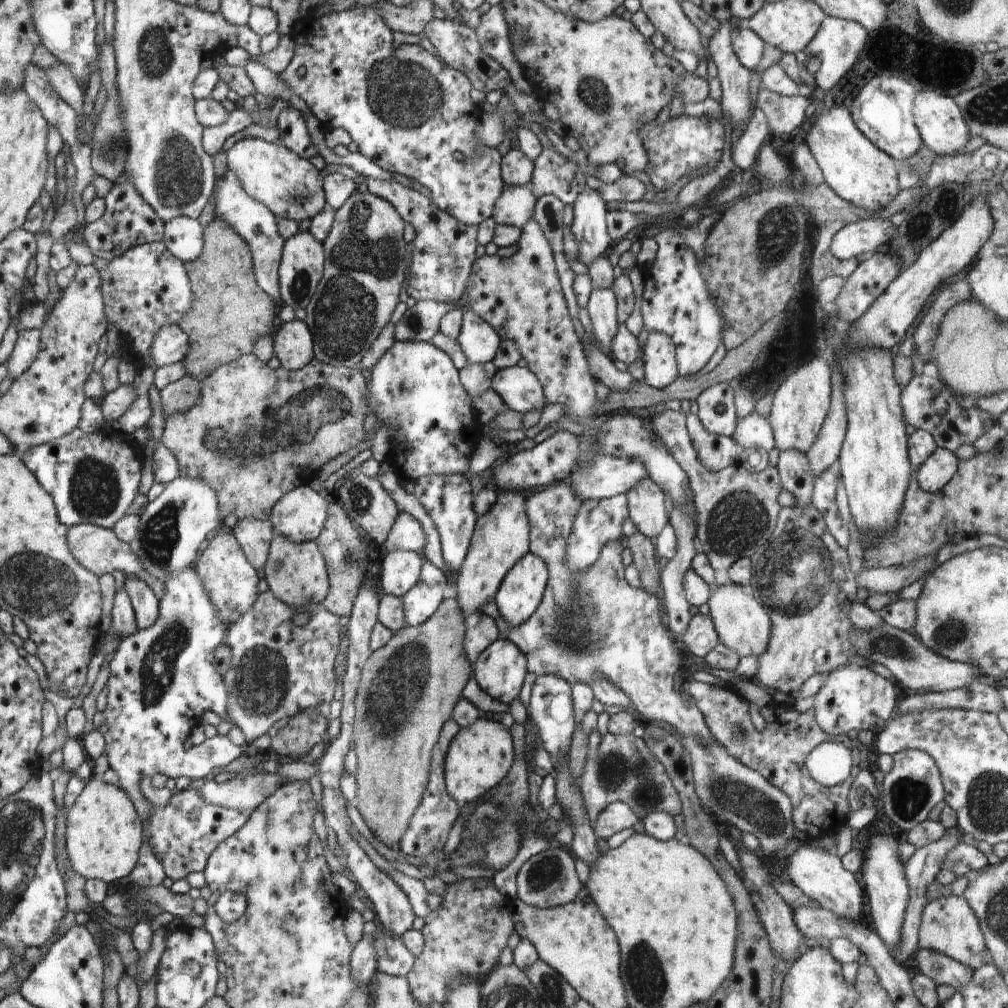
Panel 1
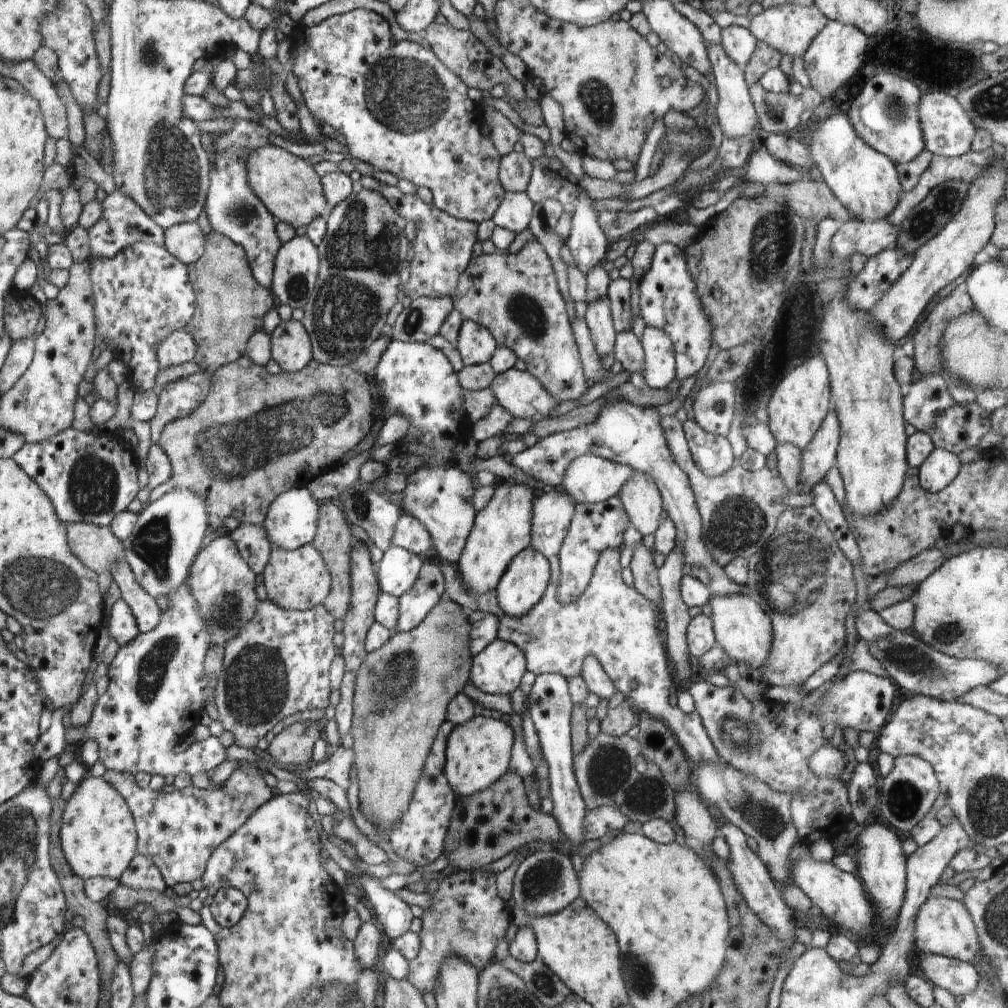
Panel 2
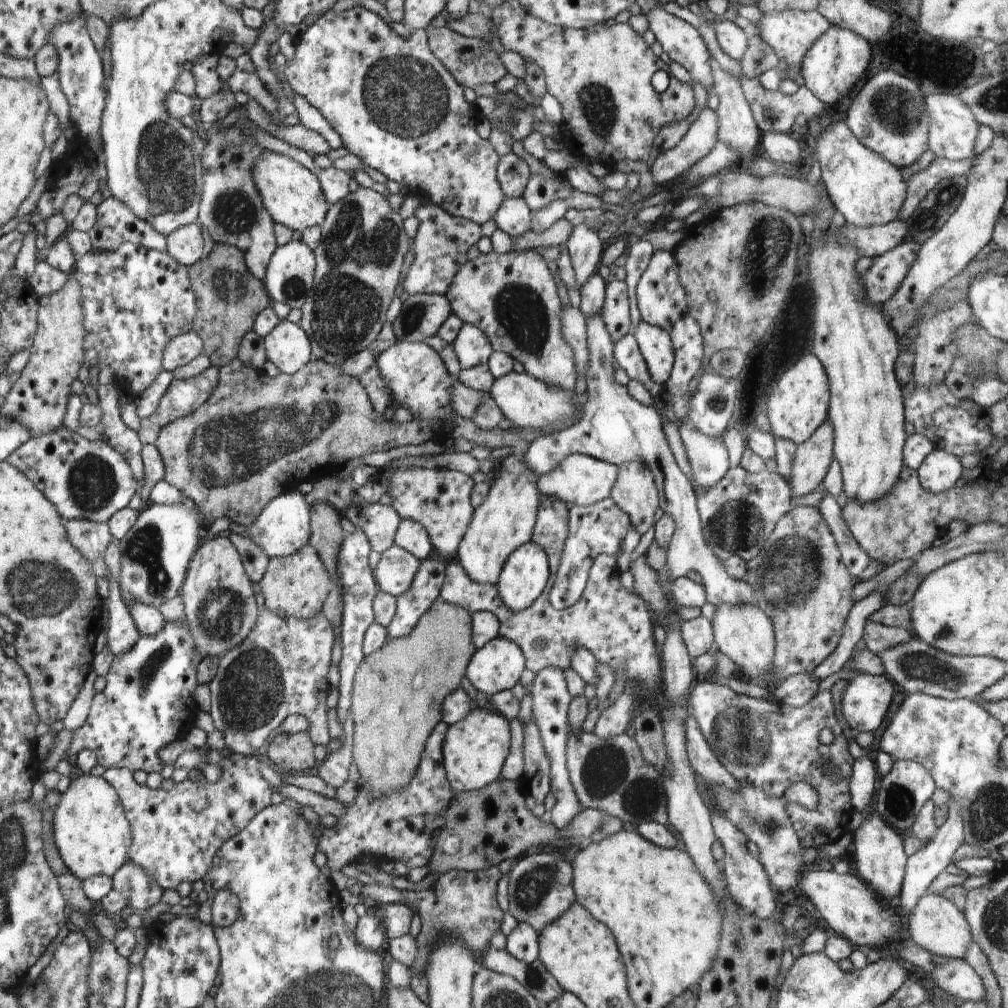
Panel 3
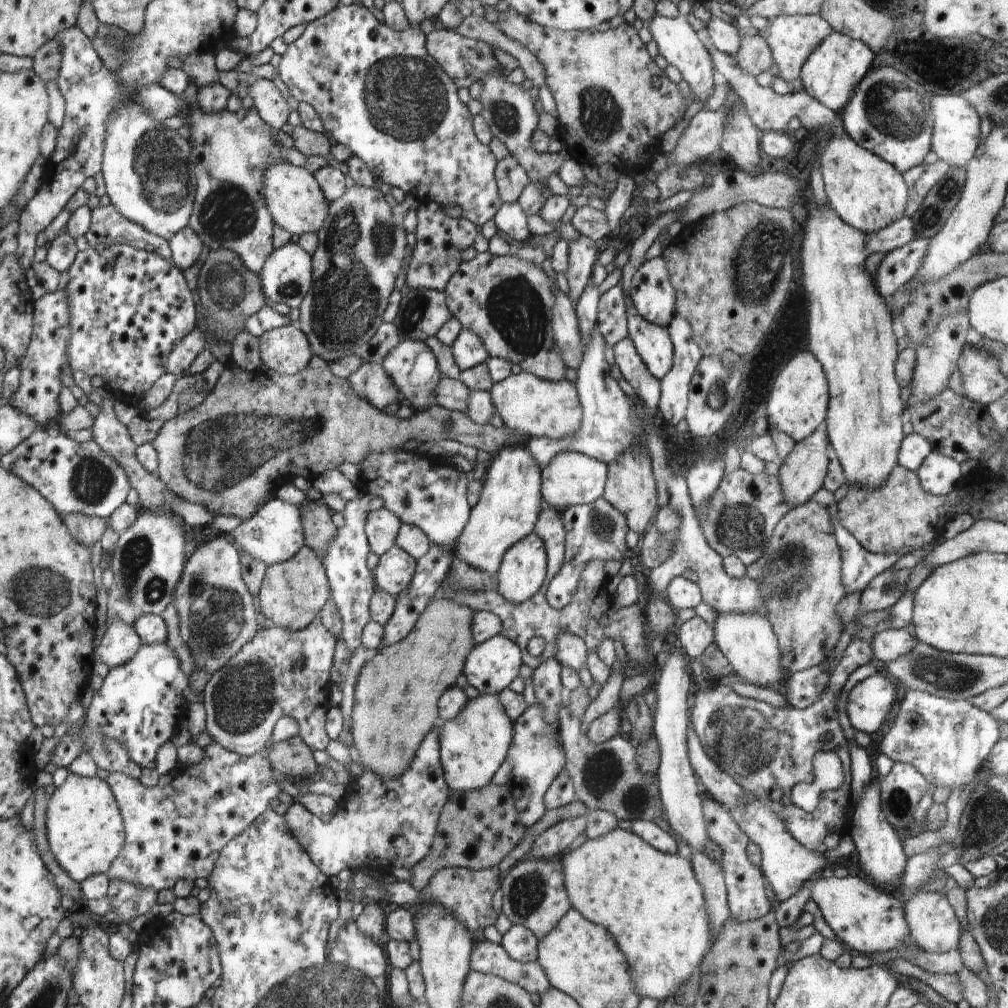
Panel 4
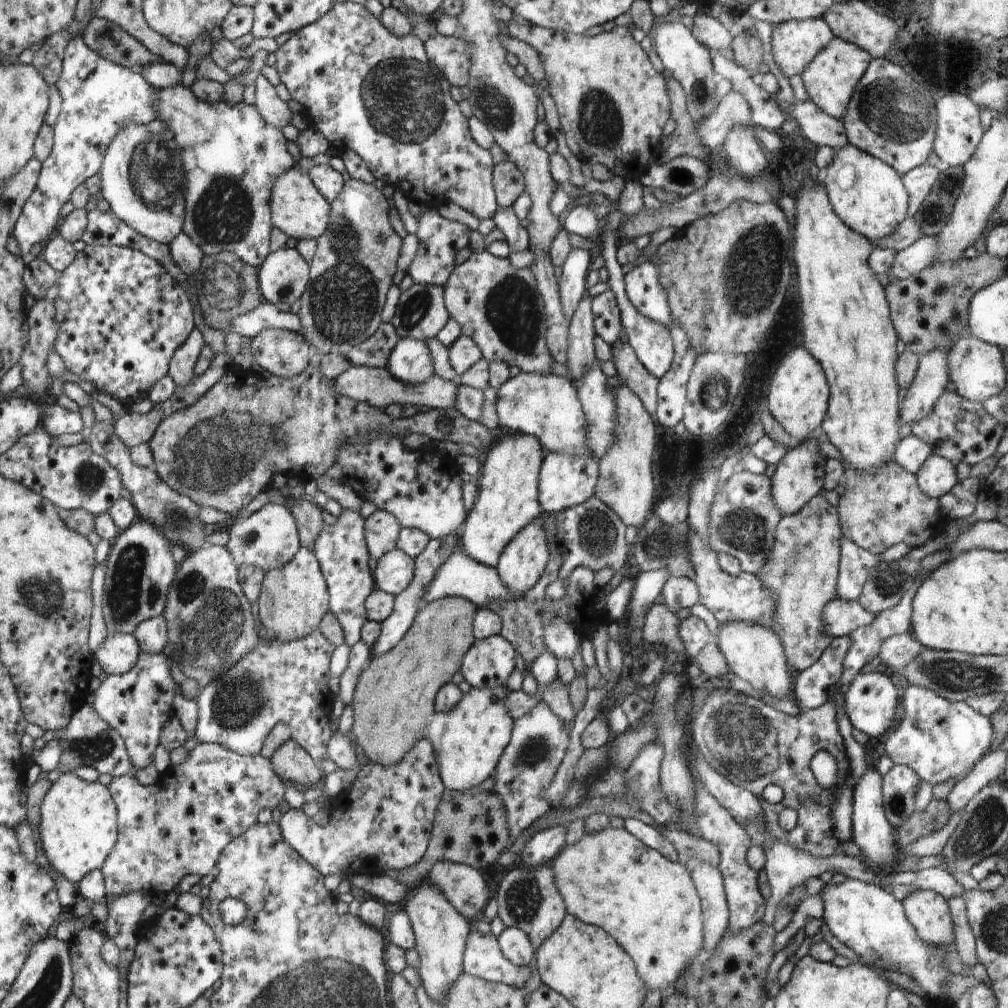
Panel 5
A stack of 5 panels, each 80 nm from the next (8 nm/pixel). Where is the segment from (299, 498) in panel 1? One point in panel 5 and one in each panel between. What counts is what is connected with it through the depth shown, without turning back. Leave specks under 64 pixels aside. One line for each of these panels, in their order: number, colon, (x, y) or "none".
2: (292, 521)
3: (284, 526)
4: (275, 534)
5: (268, 539)

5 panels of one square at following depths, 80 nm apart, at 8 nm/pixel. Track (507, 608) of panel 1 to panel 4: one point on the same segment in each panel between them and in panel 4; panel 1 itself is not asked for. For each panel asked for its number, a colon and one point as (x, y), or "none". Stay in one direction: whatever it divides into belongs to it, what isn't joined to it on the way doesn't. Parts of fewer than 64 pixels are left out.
2: (522, 585)
3: (524, 576)
4: (523, 568)

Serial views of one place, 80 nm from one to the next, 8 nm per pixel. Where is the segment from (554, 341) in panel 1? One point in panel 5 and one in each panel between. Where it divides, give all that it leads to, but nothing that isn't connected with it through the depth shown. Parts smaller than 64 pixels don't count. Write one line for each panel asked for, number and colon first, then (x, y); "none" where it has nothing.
2: (516, 298)
3: (512, 299)
4: (508, 303)
5: (498, 306)

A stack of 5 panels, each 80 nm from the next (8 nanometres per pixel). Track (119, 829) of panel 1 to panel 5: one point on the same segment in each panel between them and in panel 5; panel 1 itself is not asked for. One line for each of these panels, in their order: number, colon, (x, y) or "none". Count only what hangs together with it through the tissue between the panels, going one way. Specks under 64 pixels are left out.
2: (98, 835)
3: (91, 832)
4: (84, 827)
5: (78, 829)

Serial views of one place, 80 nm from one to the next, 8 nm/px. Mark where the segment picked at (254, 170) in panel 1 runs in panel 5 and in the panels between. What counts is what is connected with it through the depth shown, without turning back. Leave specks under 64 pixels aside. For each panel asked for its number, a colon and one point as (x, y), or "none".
2: (288, 185)
3: (294, 197)
4: (296, 200)
5: (299, 210)

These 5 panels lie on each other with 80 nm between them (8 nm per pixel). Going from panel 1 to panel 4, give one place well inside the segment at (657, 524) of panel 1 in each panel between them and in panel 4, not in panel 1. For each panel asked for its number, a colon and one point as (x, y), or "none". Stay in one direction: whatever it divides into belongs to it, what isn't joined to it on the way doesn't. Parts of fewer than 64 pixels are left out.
2: (642, 501)
3: (634, 491)
4: (631, 488)

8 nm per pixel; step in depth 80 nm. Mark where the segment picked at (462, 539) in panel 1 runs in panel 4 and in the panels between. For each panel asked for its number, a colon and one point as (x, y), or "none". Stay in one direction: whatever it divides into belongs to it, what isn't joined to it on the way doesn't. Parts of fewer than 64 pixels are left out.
2: (440, 497)
3: (439, 498)
4: (435, 499)

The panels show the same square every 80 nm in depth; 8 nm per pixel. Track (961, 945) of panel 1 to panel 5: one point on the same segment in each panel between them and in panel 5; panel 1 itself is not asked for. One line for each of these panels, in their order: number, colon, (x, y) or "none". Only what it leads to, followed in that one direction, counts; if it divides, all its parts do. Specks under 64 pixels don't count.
2: (944, 927)
3: (937, 925)
4: (934, 926)
5: (928, 912)

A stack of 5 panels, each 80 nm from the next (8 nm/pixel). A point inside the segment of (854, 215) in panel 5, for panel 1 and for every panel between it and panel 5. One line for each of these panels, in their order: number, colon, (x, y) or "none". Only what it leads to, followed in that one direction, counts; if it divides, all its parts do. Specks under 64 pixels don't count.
1: (860, 173)
2: (863, 180)
3: (867, 190)
4: (867, 192)

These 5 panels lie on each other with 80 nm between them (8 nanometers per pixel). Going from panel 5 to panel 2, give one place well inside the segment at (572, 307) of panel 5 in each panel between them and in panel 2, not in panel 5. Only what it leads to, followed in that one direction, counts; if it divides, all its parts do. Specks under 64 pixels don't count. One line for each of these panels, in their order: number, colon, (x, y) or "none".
2: (588, 245)
3: (584, 246)
4: (583, 255)

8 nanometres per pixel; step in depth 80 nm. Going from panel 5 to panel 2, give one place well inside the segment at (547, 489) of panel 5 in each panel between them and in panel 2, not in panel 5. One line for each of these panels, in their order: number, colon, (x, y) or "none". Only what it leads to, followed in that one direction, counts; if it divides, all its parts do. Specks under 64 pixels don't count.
2: (589, 479)
3: (579, 479)
4: (572, 478)

